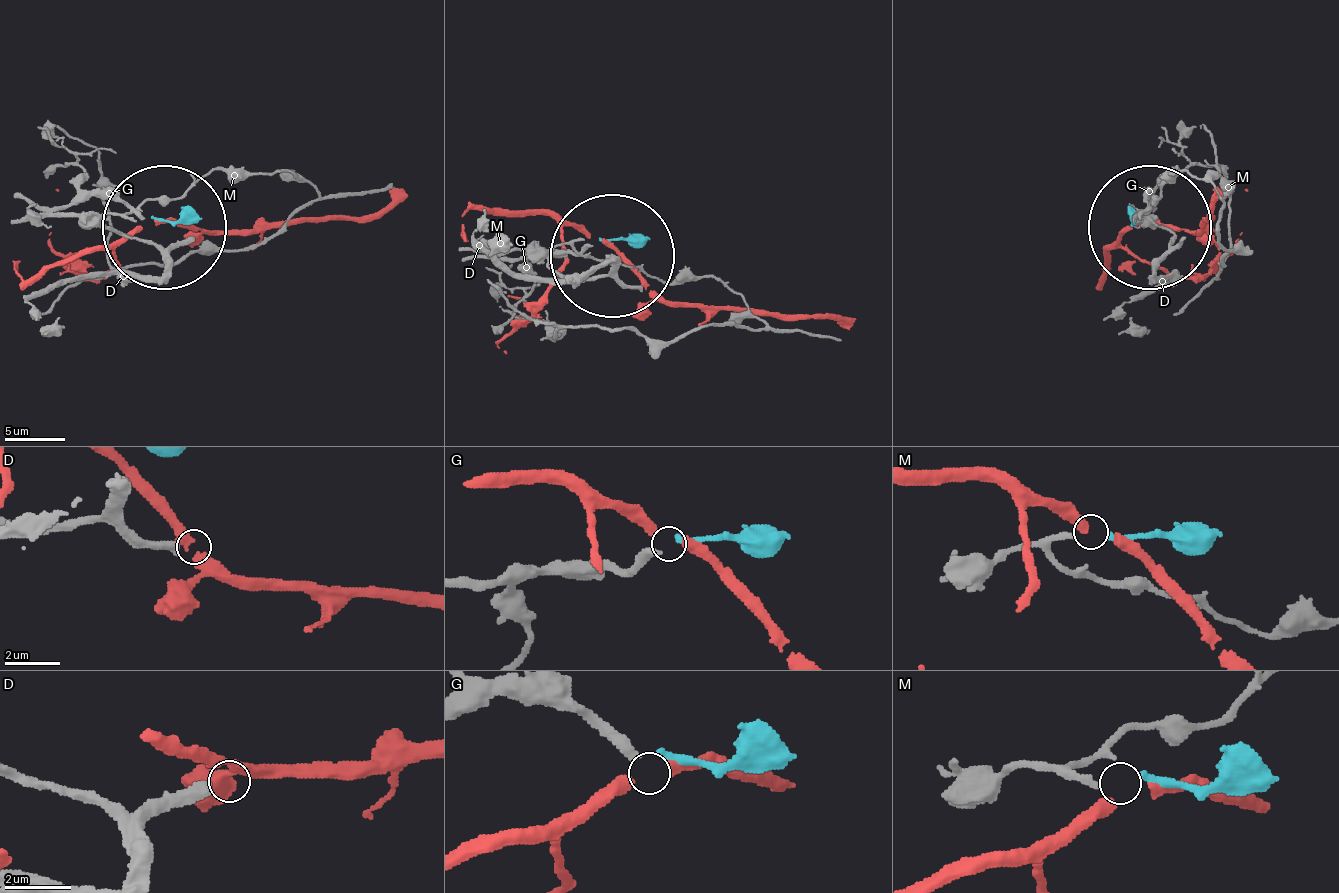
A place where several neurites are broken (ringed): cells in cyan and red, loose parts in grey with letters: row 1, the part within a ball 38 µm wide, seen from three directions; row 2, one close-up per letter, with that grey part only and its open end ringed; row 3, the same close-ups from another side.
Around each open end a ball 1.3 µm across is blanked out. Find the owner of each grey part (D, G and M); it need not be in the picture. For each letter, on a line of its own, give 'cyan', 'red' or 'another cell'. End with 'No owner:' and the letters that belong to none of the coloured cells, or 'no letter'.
D: another cell
G: another cell
M: cyan
No owner: D, G

